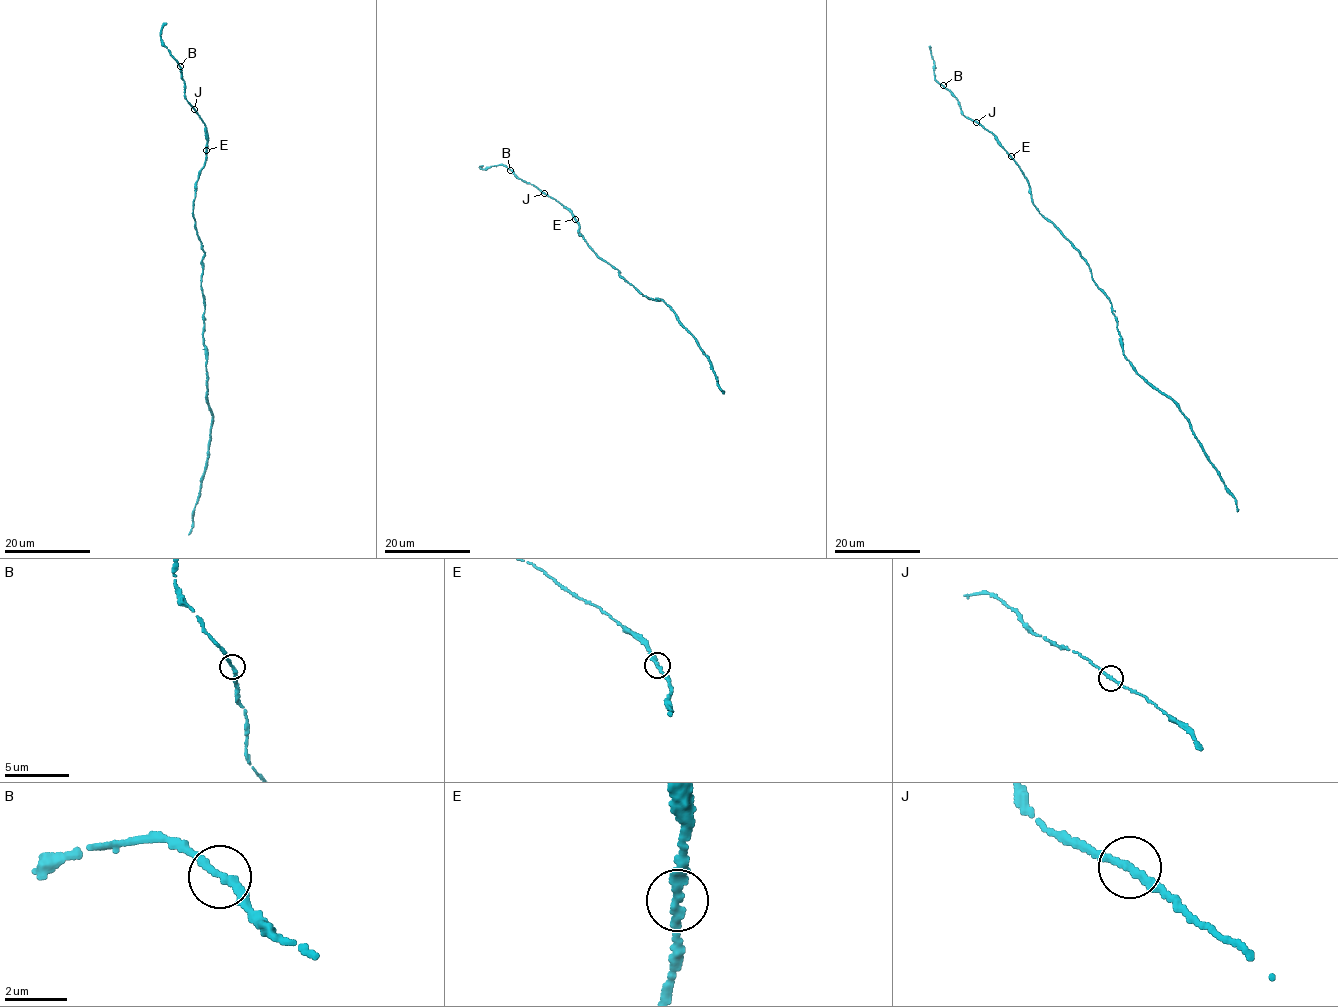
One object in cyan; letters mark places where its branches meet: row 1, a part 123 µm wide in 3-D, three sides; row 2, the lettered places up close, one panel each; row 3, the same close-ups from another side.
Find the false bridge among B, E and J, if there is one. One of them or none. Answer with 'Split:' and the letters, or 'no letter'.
Split: no letter

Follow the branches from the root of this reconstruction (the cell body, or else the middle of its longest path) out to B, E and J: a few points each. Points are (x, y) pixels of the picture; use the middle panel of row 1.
B: (623, 278), (618, 270), (602, 260), (579, 236), (579, 226), (571, 211), (519, 179), (510, 170)
E: (623, 278), (618, 270), (602, 260), (579, 236), (575, 219)
J: (623, 278), (618, 270), (602, 260), (579, 236), (579, 226), (571, 211), (544, 193)

